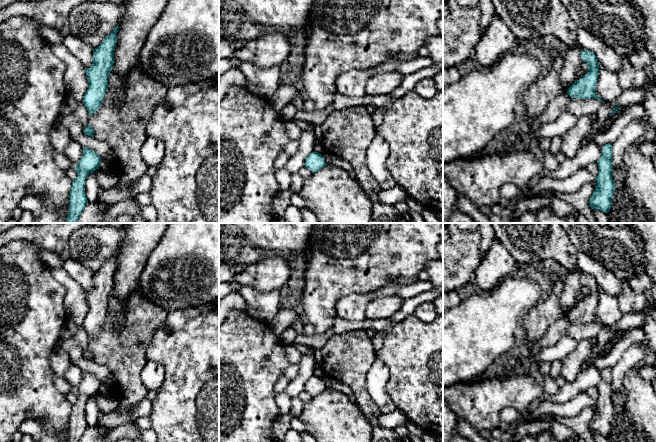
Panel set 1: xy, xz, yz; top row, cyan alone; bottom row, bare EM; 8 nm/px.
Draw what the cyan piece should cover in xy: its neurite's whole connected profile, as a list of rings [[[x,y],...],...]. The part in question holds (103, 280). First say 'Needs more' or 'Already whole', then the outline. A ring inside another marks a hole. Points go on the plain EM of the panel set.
Already whole. [[[118,249],[97,272],[93,273],[92,290],[85,292],[89,311],[82,325],[89,336],[89,341],[100,332],[107,316],[108,300],[112,295],[115,284],[117,256]]]

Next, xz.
Already whole. [[[312,376],[305,382],[305,391],[313,397],[319,395],[327,389],[324,381],[318,376]]]

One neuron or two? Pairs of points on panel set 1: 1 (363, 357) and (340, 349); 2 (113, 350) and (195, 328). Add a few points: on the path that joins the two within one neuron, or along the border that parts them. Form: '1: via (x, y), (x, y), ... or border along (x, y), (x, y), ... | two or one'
1: via (357, 355), (348, 355), (346, 353) | one
2: border along (164, 321), (155, 332), (147, 347), (147, 360) | two

